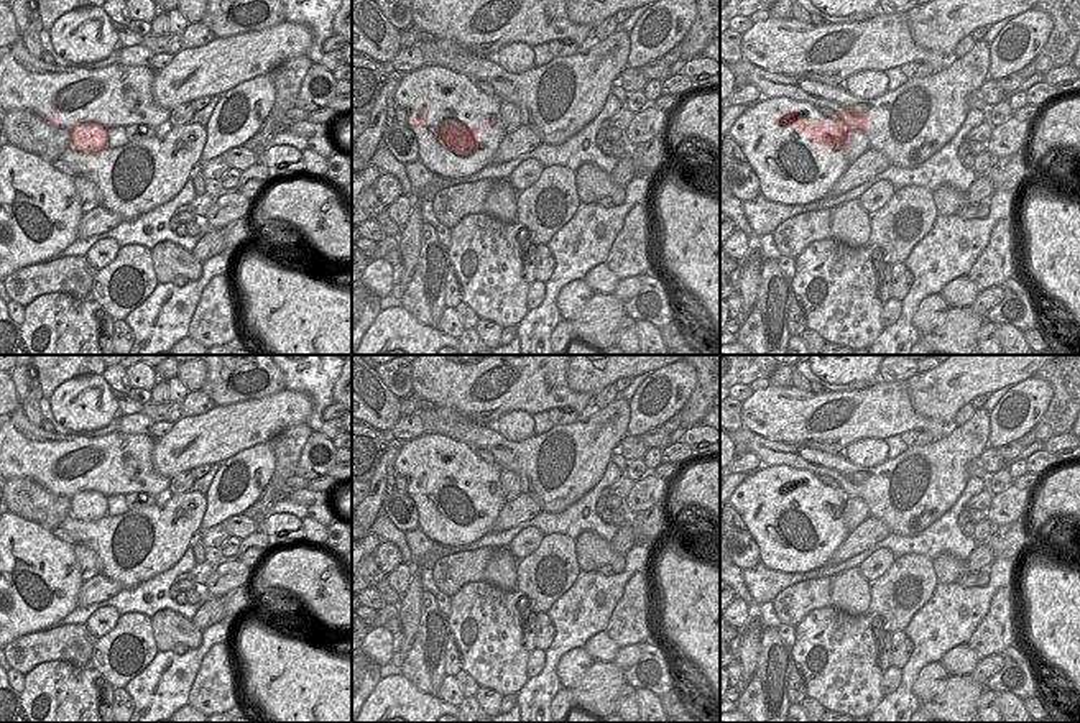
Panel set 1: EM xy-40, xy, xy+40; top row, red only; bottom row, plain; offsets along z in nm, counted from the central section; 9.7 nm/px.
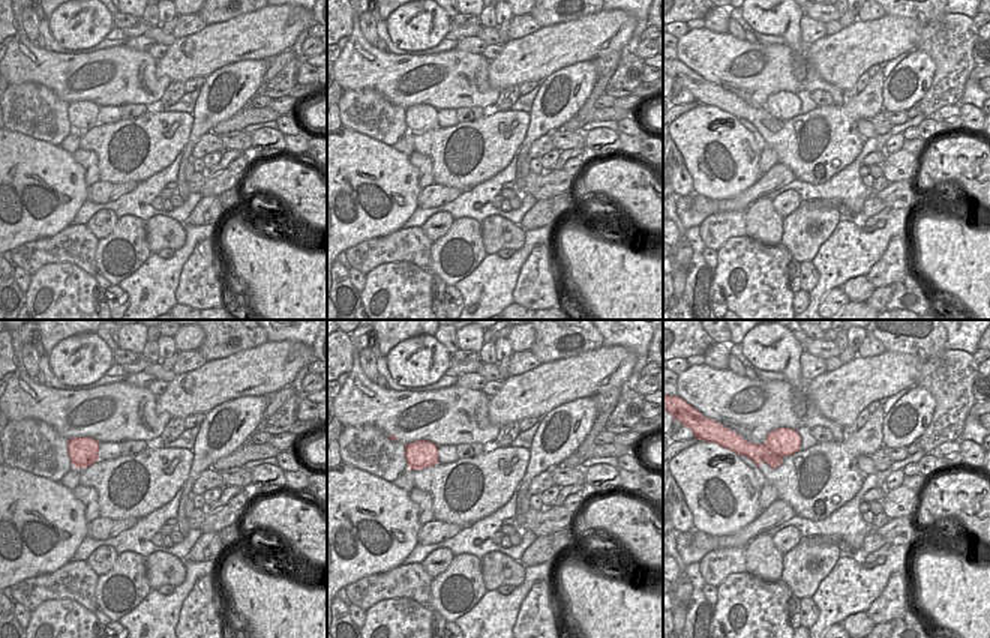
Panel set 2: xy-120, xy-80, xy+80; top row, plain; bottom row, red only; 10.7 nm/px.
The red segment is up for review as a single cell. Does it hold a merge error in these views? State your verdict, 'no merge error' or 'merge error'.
no merge error

